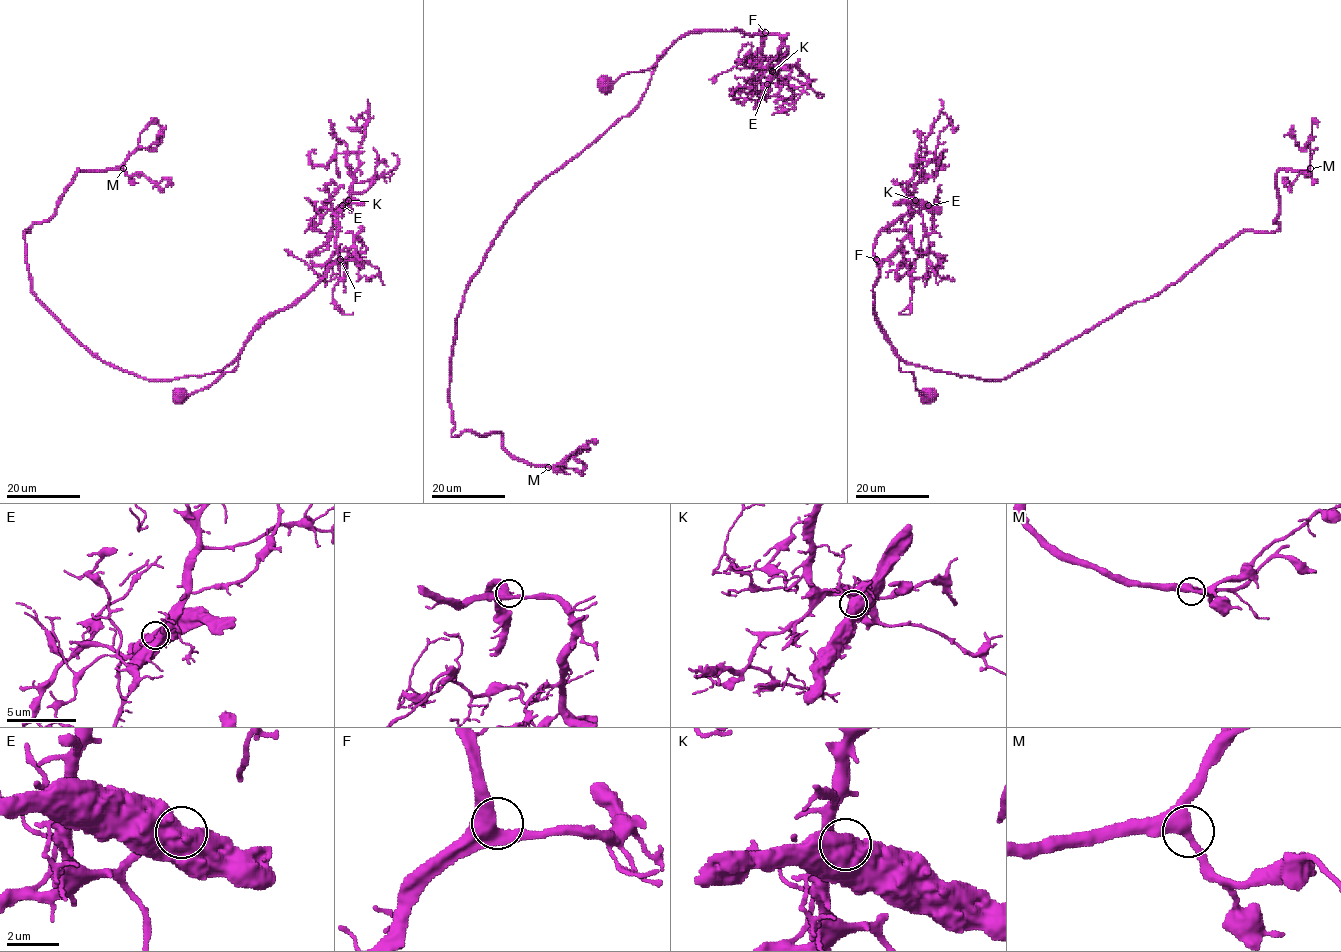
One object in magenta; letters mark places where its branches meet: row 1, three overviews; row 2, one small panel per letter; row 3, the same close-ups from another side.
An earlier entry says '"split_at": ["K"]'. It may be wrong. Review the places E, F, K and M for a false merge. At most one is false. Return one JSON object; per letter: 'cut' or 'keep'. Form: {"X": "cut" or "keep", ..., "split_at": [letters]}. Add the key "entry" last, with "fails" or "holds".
{"E": "keep", "F": "keep", "K": "cut", "M": "keep", "split_at": ["K"], "entry": "holds"}

